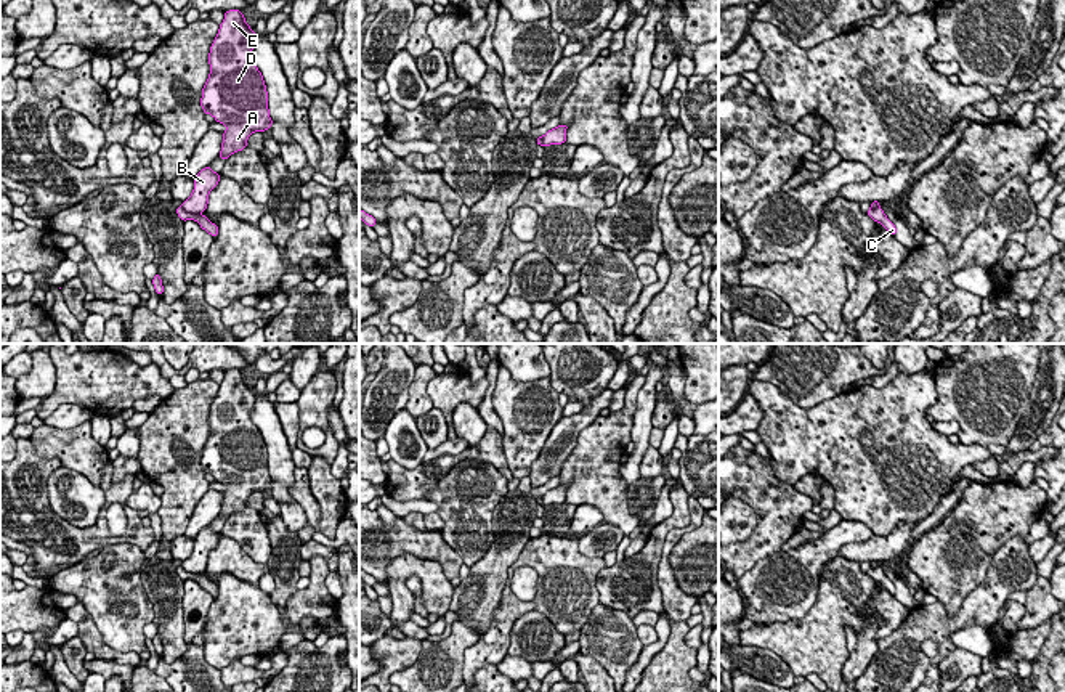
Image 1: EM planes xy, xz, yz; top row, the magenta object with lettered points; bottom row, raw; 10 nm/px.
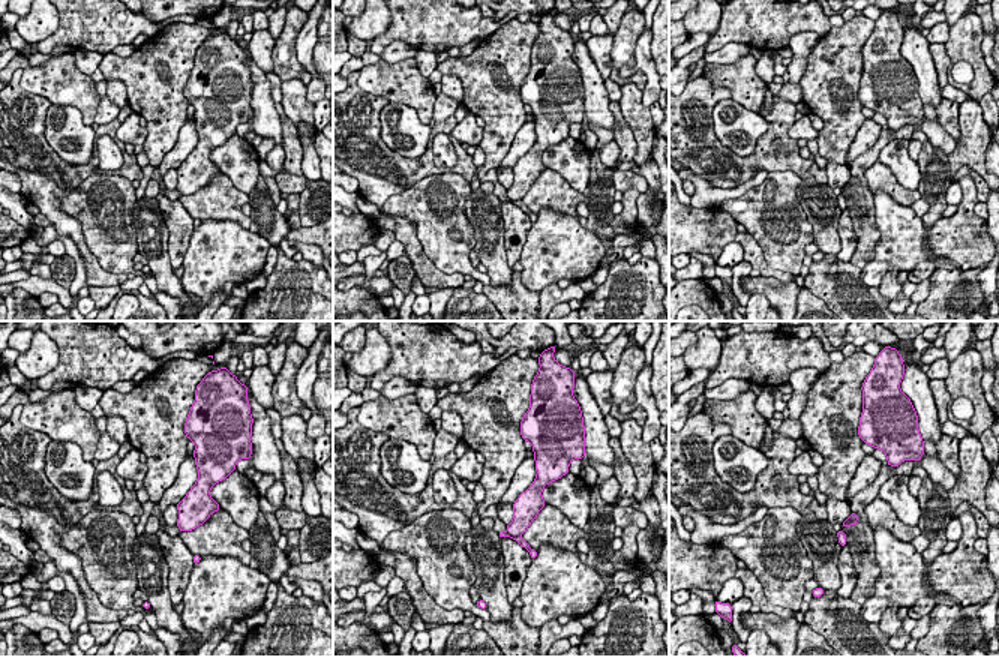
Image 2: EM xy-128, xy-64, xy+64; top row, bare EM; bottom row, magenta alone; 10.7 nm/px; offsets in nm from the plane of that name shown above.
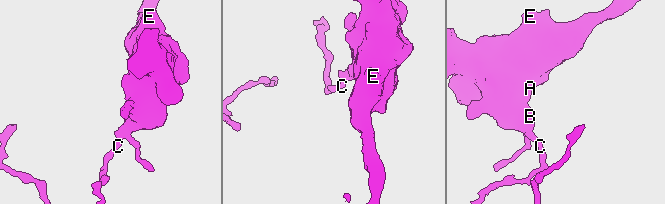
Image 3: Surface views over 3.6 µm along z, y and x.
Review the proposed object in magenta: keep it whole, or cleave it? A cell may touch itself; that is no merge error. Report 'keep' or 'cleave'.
cleave

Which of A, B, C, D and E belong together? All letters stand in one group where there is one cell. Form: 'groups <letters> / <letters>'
groups A B D E / C

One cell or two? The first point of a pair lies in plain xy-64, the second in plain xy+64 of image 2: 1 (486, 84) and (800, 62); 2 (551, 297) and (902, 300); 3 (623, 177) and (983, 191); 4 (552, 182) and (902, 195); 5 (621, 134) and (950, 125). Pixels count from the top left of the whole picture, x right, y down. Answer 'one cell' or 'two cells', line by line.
1: two cells
2: two cells
3: one cell
4: one cell
5: one cell

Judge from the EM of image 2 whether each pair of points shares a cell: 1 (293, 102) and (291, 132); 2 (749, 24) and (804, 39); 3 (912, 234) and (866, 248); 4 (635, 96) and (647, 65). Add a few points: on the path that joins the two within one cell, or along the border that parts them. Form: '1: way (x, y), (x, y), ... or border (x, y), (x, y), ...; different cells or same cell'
1: border (279, 102), (284, 113), (297, 126); different cells
2: border (821, 36), (813, 32), (797, 32), (786, 45); different cells
3: border (875, 210), (879, 239), (873, 257), (861, 269); different cells
4: border (641, 92), (641, 101), (648, 107); different cells

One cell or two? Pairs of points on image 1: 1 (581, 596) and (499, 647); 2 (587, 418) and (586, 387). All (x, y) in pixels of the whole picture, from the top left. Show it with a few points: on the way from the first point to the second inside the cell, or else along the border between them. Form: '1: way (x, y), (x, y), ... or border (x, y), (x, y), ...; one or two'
1: way (555, 598), (518, 607), (504, 622); one
2: border (607, 387), (584, 405); two

